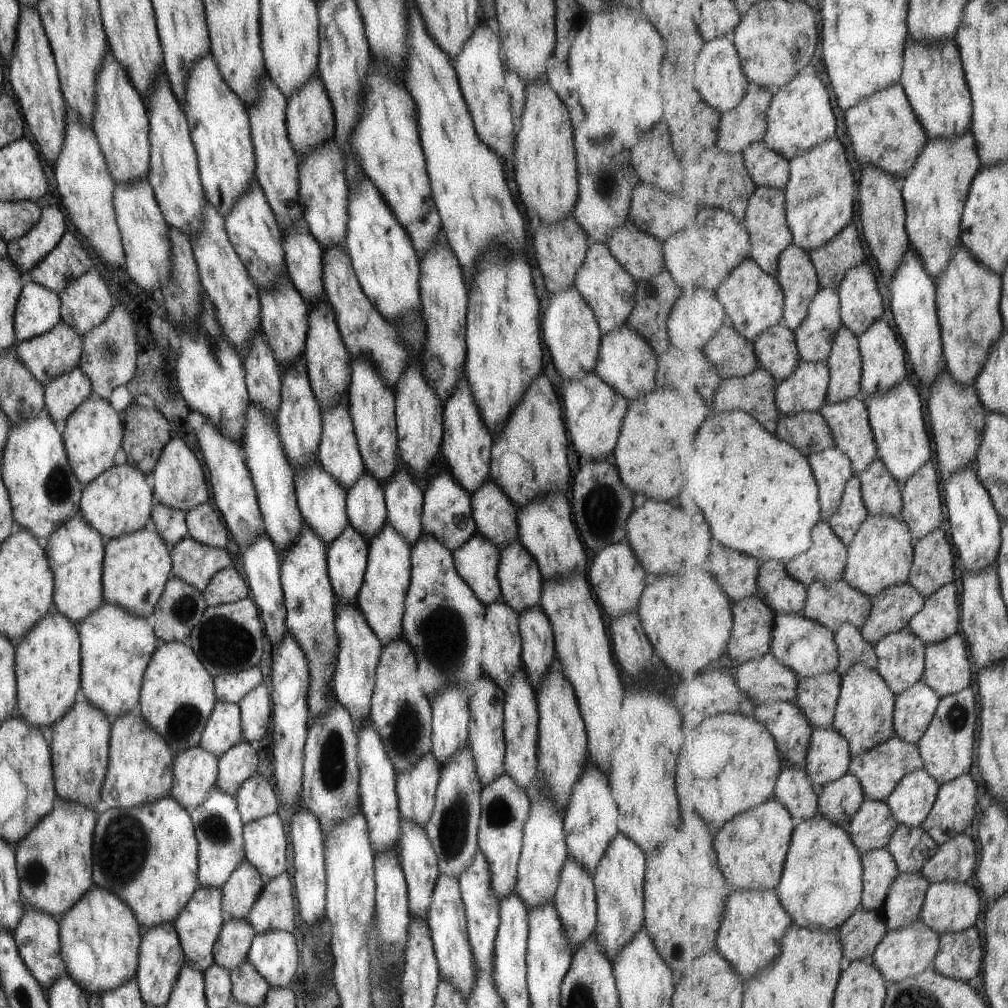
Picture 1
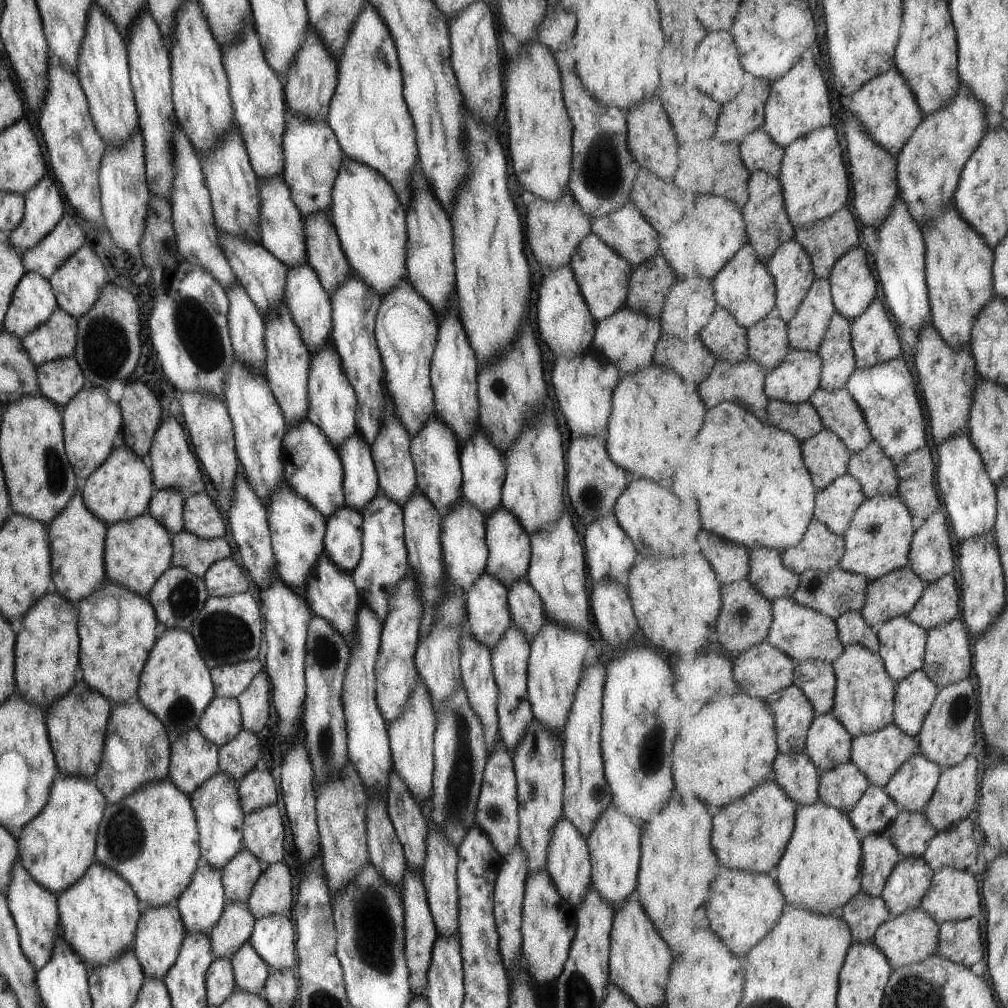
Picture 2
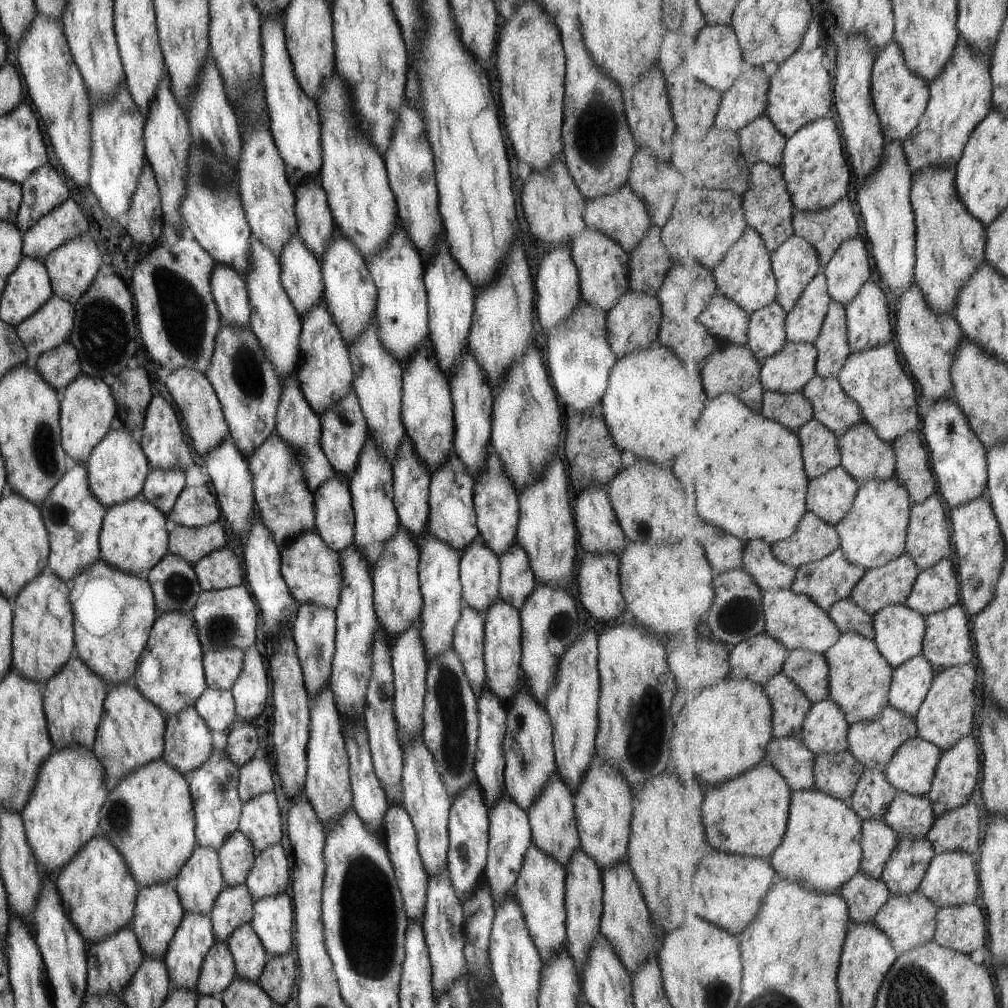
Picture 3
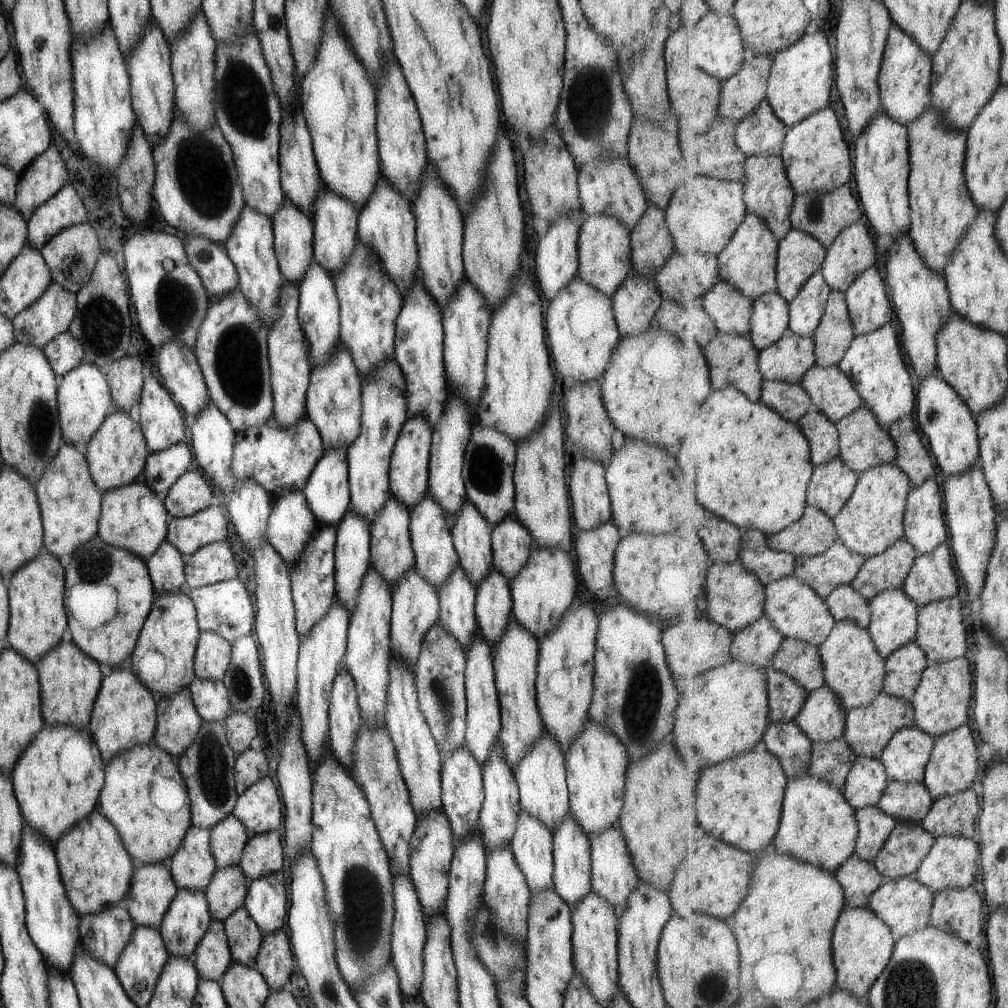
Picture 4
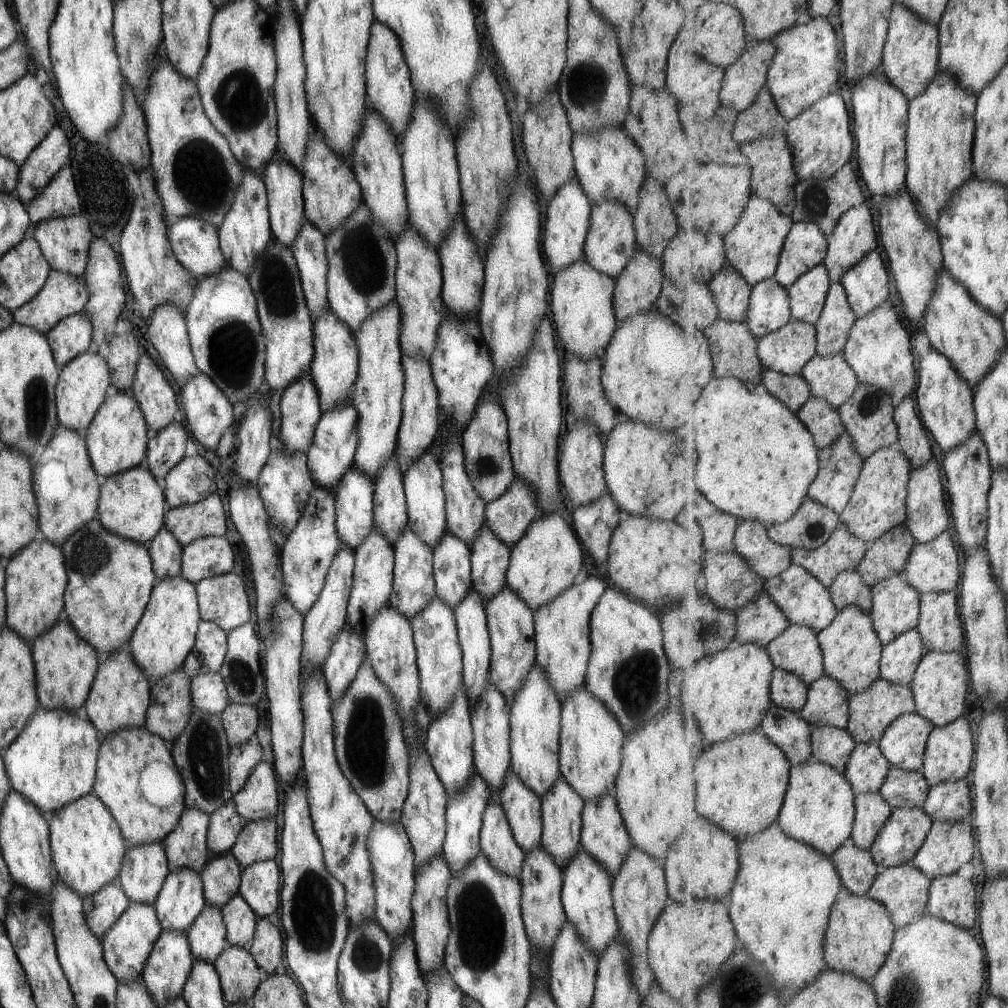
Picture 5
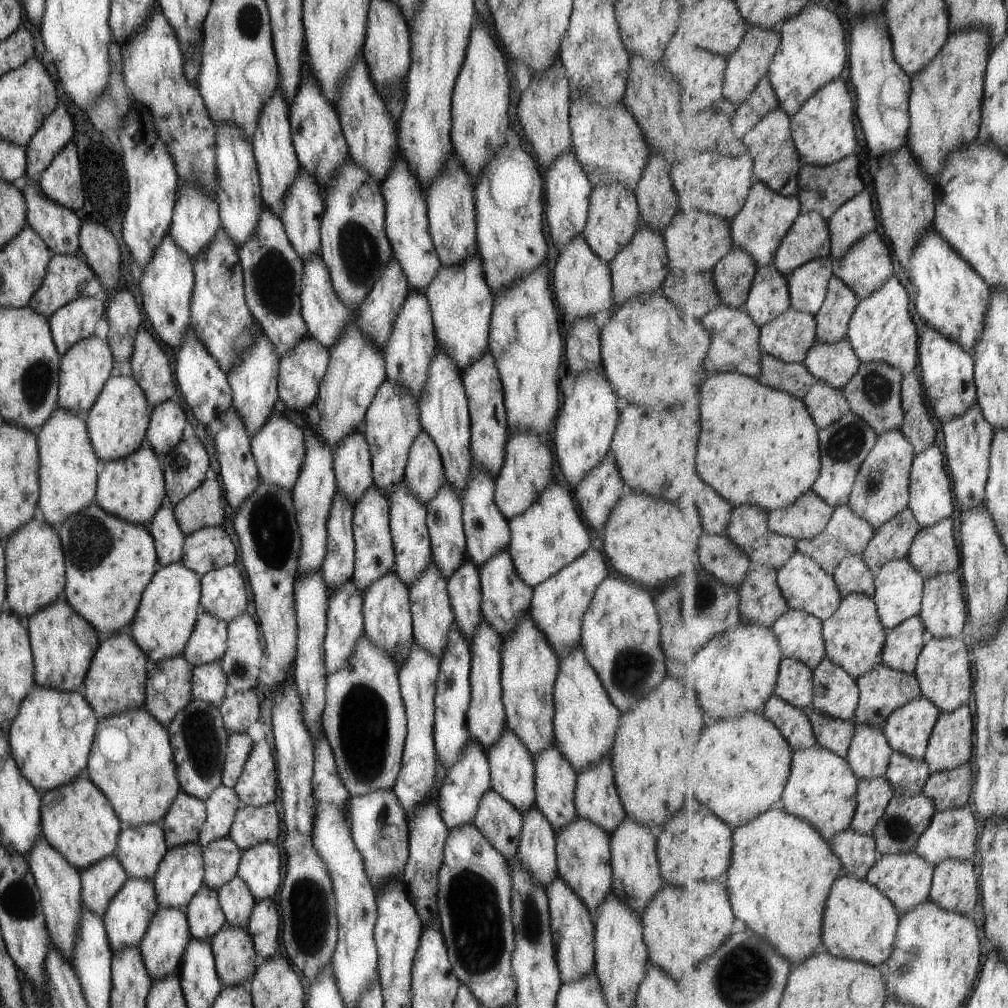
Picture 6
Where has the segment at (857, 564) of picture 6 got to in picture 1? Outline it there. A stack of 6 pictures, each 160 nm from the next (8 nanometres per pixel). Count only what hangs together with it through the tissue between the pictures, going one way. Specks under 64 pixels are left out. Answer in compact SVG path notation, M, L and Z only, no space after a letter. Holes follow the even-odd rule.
M845 623L835 634L839 651L837 672L843 676L857 663L863 663L871 669L879 668L876 645L871 644L863 635L862 630L851 623Z

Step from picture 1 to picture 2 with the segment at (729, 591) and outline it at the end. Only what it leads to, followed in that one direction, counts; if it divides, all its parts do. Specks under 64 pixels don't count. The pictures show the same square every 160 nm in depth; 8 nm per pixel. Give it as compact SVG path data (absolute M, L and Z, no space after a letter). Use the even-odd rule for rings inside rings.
M703 530L703 536L699 536L699 544L703 544L703 554L711 561L723 586L748 579L751 559L746 546L709 534L707 530Z

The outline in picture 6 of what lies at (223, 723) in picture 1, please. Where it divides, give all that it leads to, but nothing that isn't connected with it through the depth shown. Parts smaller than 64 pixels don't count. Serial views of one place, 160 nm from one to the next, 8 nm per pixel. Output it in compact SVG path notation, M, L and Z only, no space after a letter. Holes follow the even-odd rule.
M219 661L192 668L190 694L193 699L218 706L228 692L226 676Z

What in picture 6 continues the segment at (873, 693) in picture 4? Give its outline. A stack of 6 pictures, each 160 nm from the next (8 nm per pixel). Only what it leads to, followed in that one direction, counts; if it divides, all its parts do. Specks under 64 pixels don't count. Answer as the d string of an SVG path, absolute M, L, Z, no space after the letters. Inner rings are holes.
M859 593L845 597L839 610L824 624L827 657L855 679L858 680L881 664L888 633L880 619L878 606L871 597Z

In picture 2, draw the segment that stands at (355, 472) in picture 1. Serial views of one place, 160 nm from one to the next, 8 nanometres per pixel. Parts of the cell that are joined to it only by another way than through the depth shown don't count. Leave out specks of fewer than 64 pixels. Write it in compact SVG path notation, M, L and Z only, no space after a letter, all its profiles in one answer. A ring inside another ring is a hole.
M331 342L310 356L307 375L308 409L306 418L326 436L328 443L333 447L340 445L352 434L356 434L355 405L356 396L351 384L347 380L341 366L341 359Z

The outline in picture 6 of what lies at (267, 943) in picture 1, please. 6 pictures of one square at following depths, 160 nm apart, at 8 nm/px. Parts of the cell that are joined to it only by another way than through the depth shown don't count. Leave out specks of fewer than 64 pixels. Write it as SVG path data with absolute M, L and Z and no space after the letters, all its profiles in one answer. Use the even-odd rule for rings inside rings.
M259 843L245 849L240 855L236 875L248 886L255 900L273 898L281 884L281 856L273 843Z

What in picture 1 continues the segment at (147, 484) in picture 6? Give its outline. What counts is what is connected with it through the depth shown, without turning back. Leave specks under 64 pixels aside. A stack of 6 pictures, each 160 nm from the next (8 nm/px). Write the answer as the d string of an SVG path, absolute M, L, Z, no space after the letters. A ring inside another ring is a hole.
M149 525L138 531L109 539L104 543L104 557L102 560L102 598L103 602L119 605L128 613L136 617L150 620L150 614L154 611L156 600L163 592L164 584L170 576L170 549L163 542L159 533Z

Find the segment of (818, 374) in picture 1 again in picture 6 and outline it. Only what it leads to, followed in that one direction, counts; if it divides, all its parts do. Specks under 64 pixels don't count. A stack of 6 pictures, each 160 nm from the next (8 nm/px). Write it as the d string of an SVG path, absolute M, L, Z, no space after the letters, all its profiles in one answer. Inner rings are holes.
M793 307L761 328L762 353L789 364L803 363L817 342L816 315L795 310Z

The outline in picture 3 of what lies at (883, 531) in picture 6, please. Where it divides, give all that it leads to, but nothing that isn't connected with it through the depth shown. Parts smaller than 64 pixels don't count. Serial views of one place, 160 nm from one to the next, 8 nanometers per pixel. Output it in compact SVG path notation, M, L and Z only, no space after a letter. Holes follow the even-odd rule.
M906 552L885 566L868 570L857 583L851 598L873 616L891 605L905 605L920 571L920 566Z

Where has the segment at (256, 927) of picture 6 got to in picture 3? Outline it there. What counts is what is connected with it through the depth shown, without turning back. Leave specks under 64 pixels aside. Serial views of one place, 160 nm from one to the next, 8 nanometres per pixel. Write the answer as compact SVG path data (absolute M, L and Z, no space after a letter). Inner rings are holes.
M291 950L279 956L271 956L265 963L257 984L265 991L276 1006L285 1005L295 984L295 953Z

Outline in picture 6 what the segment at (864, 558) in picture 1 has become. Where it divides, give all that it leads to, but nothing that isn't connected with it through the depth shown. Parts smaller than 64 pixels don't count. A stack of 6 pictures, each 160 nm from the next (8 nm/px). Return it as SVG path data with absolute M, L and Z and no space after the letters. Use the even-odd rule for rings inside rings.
M889 431L878 437L878 443L875 444L874 450L862 464L848 506L863 517L863 520L866 520L874 530L881 528L908 508L911 473L916 455L914 446L905 433Z

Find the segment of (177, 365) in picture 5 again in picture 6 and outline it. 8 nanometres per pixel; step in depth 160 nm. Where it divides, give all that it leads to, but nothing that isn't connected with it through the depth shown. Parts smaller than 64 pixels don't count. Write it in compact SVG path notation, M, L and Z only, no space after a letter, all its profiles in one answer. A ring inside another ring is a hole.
M167 232L152 252L152 257L136 275L141 295L141 306L157 338L175 352L182 342L184 331L190 324L190 296L194 283L192 261L175 246Z

